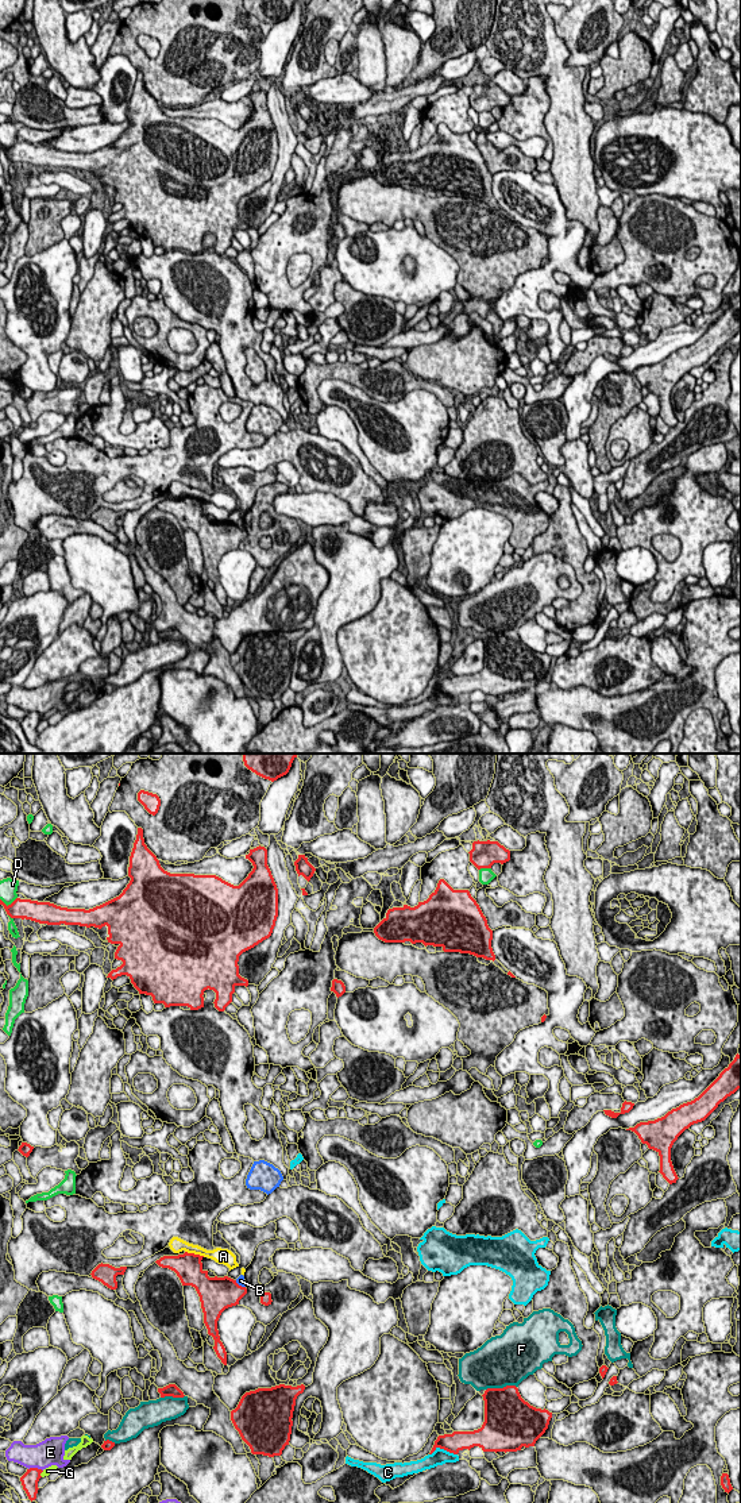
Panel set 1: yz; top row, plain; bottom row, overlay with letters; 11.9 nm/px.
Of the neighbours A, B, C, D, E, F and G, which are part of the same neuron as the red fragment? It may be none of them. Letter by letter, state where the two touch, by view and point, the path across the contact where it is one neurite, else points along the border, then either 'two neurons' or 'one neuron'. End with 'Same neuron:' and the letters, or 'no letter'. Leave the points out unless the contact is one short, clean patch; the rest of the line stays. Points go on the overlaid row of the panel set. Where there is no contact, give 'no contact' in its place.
A: yz (193, 1253) | two neurons
B: yz (240, 1286) | two neurons
C: yz (443, 1448) | two neurons
D: yz (8, 905) | two neurons
E: yz (35, 1468) | two neurons
F: yz (501, 1388) | two neurons
G: yz (41, 1472) | two neurons
Same neuron: no letter

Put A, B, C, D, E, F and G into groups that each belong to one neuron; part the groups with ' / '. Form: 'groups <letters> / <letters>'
groups A / B / C / D / E / F / G

